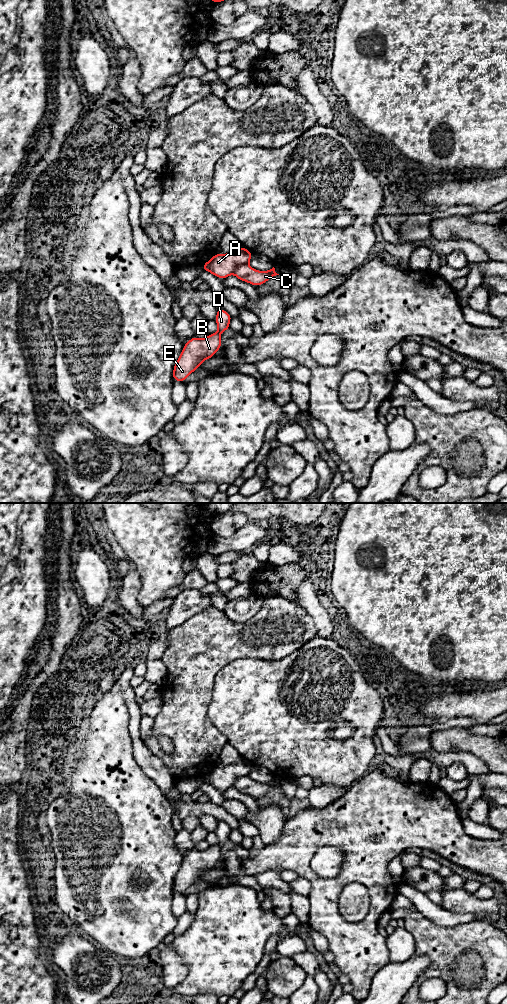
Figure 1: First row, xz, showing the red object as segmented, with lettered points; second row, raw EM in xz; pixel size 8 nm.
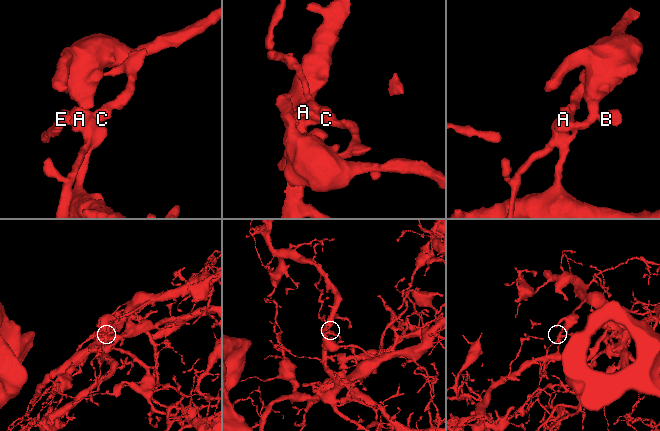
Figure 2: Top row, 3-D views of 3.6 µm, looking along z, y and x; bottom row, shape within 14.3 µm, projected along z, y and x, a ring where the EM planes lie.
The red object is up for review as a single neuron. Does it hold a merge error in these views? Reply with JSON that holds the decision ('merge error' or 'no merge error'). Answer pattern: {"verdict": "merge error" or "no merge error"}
{"verdict": "merge error"}

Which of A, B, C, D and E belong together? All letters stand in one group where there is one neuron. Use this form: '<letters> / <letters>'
A B D E / C

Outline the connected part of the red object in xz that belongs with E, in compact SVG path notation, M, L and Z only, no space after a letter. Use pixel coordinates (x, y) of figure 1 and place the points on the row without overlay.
M218 820L215 830L218 838L217 844L203 851L194 848L184 856L181 867L173 881L174 893L184 894L192 884L200 880L203 873L215 867L222 858L220 847L230 841L231 831L231 827L226 822Z

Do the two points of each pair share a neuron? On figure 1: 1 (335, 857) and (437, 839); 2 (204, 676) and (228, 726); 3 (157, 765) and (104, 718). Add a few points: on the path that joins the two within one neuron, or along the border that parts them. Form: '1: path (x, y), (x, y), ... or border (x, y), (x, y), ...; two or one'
1: border (324, 845), (336, 847), (344, 854), (335, 877); two
2: border (220, 670), (215, 677), (207, 715); two
3: border (128, 720), (132, 754), (139, 765); two

